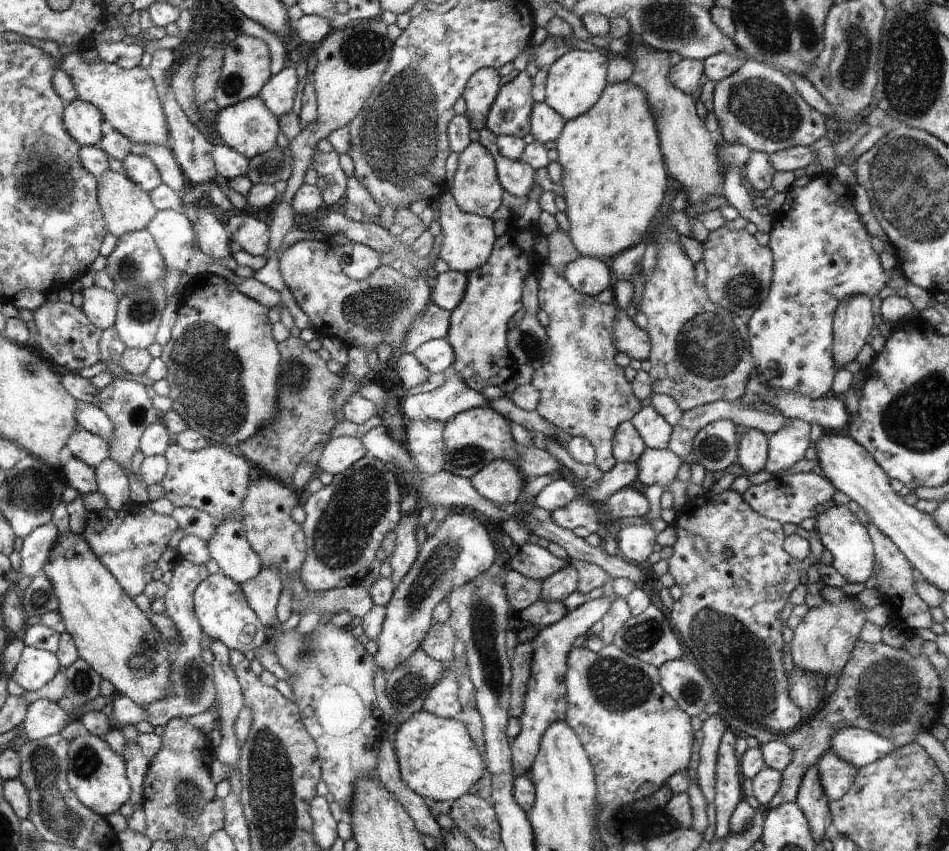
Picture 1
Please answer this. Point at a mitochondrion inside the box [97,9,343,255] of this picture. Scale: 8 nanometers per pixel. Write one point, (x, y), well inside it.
(234, 82)

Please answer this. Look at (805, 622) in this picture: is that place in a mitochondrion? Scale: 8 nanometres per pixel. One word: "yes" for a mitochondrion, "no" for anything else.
no

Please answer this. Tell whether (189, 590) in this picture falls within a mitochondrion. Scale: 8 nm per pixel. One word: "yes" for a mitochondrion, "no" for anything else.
no

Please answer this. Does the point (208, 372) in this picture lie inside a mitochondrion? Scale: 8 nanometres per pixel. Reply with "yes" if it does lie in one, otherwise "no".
yes

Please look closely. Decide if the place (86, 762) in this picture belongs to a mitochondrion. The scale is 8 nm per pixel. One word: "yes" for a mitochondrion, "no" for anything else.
yes

